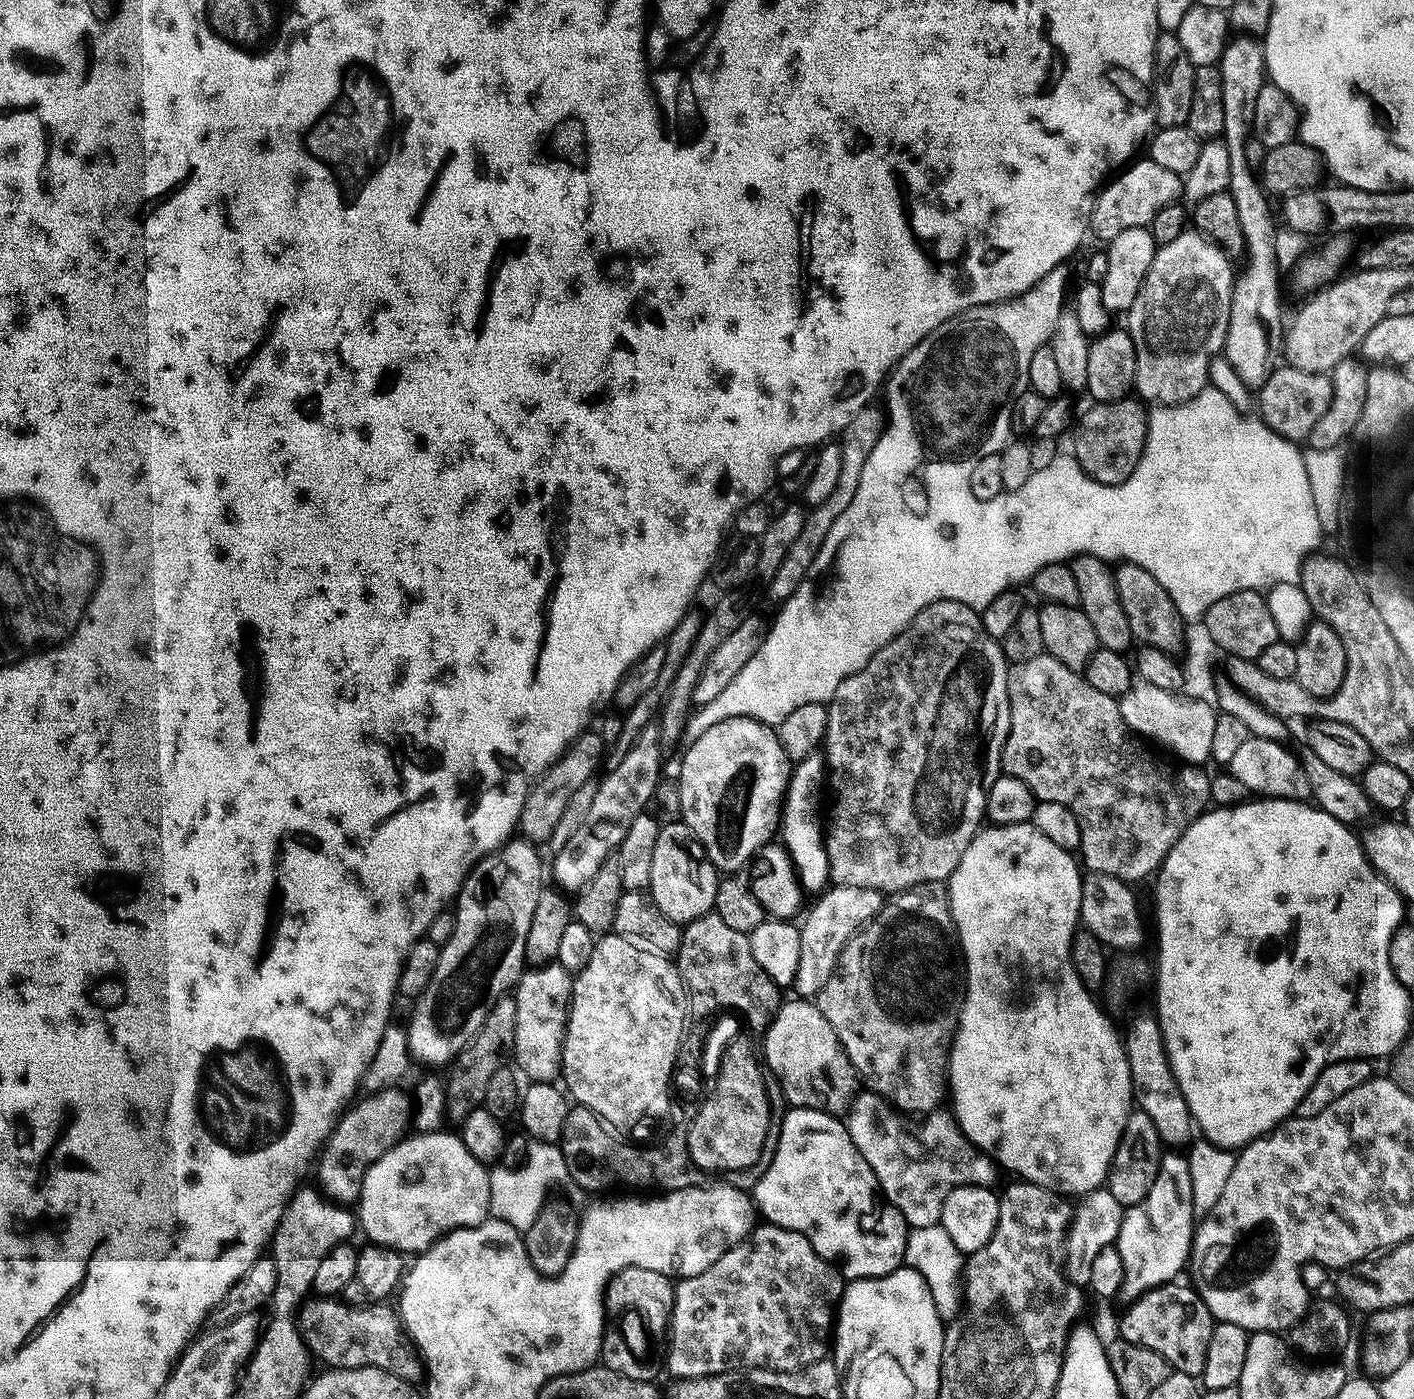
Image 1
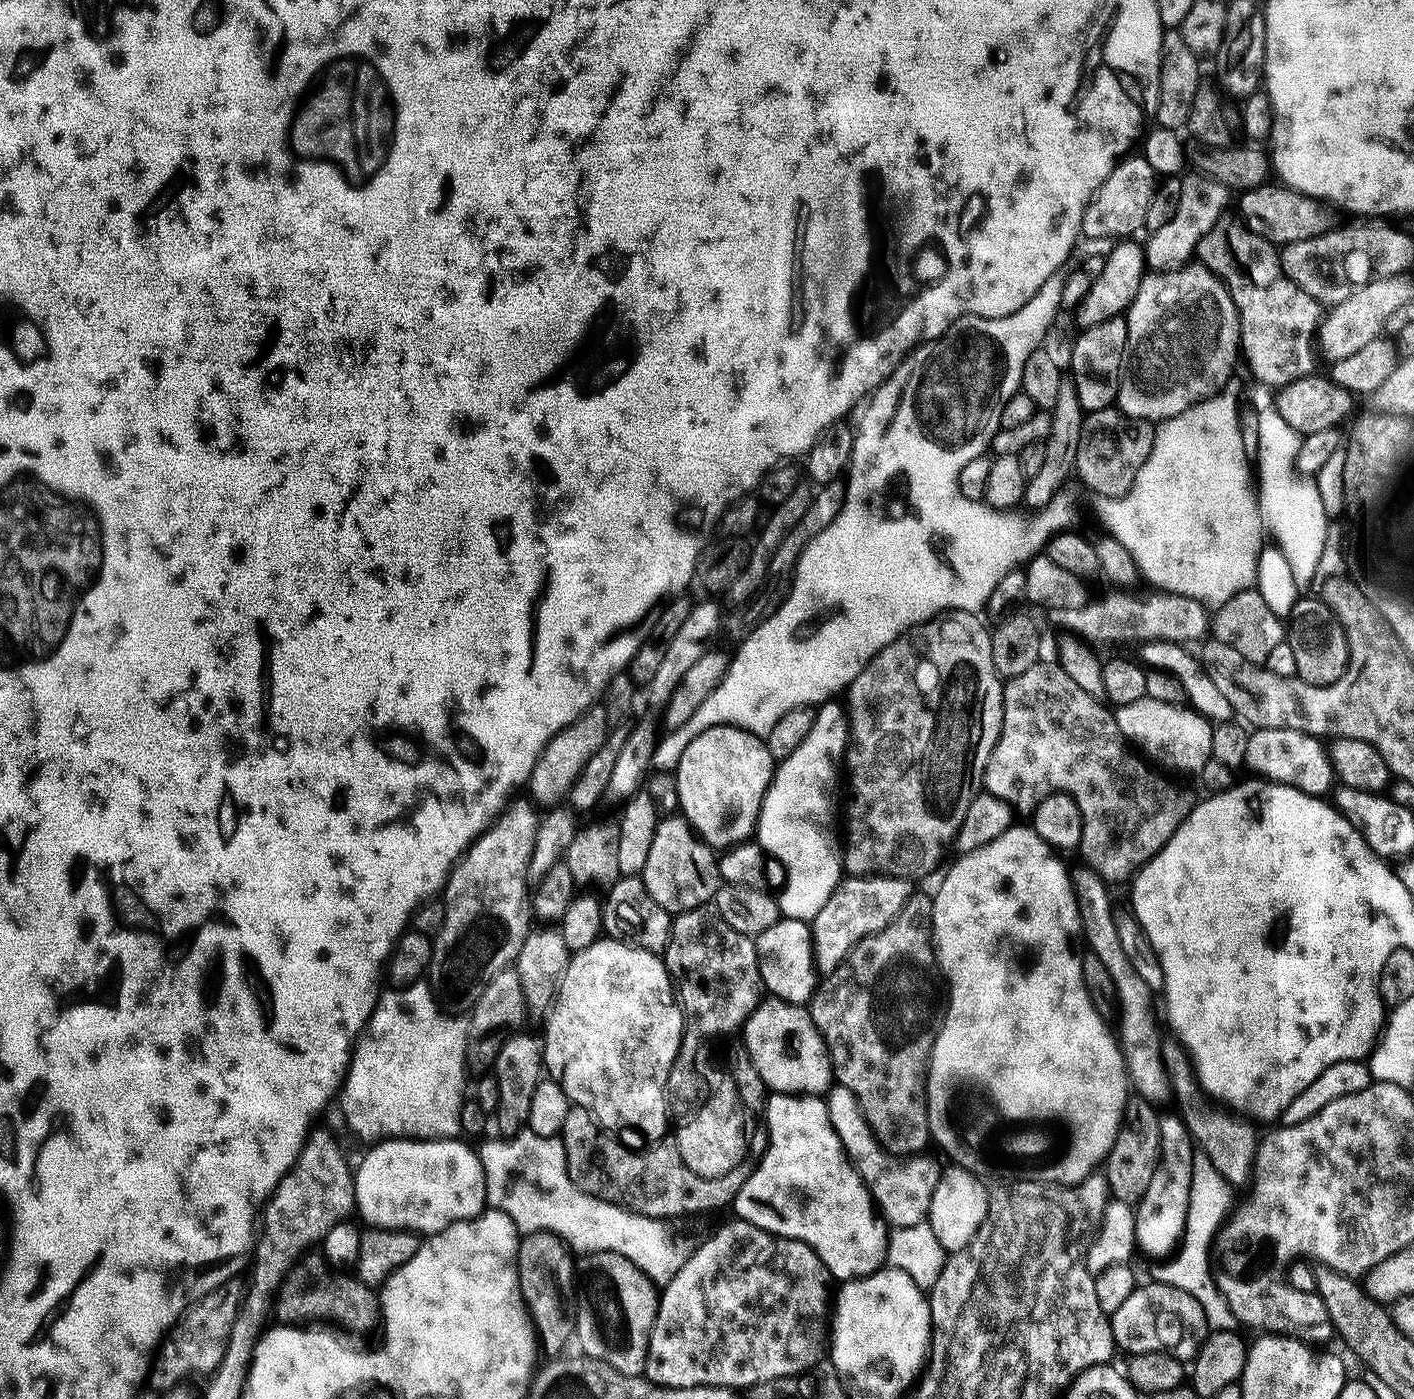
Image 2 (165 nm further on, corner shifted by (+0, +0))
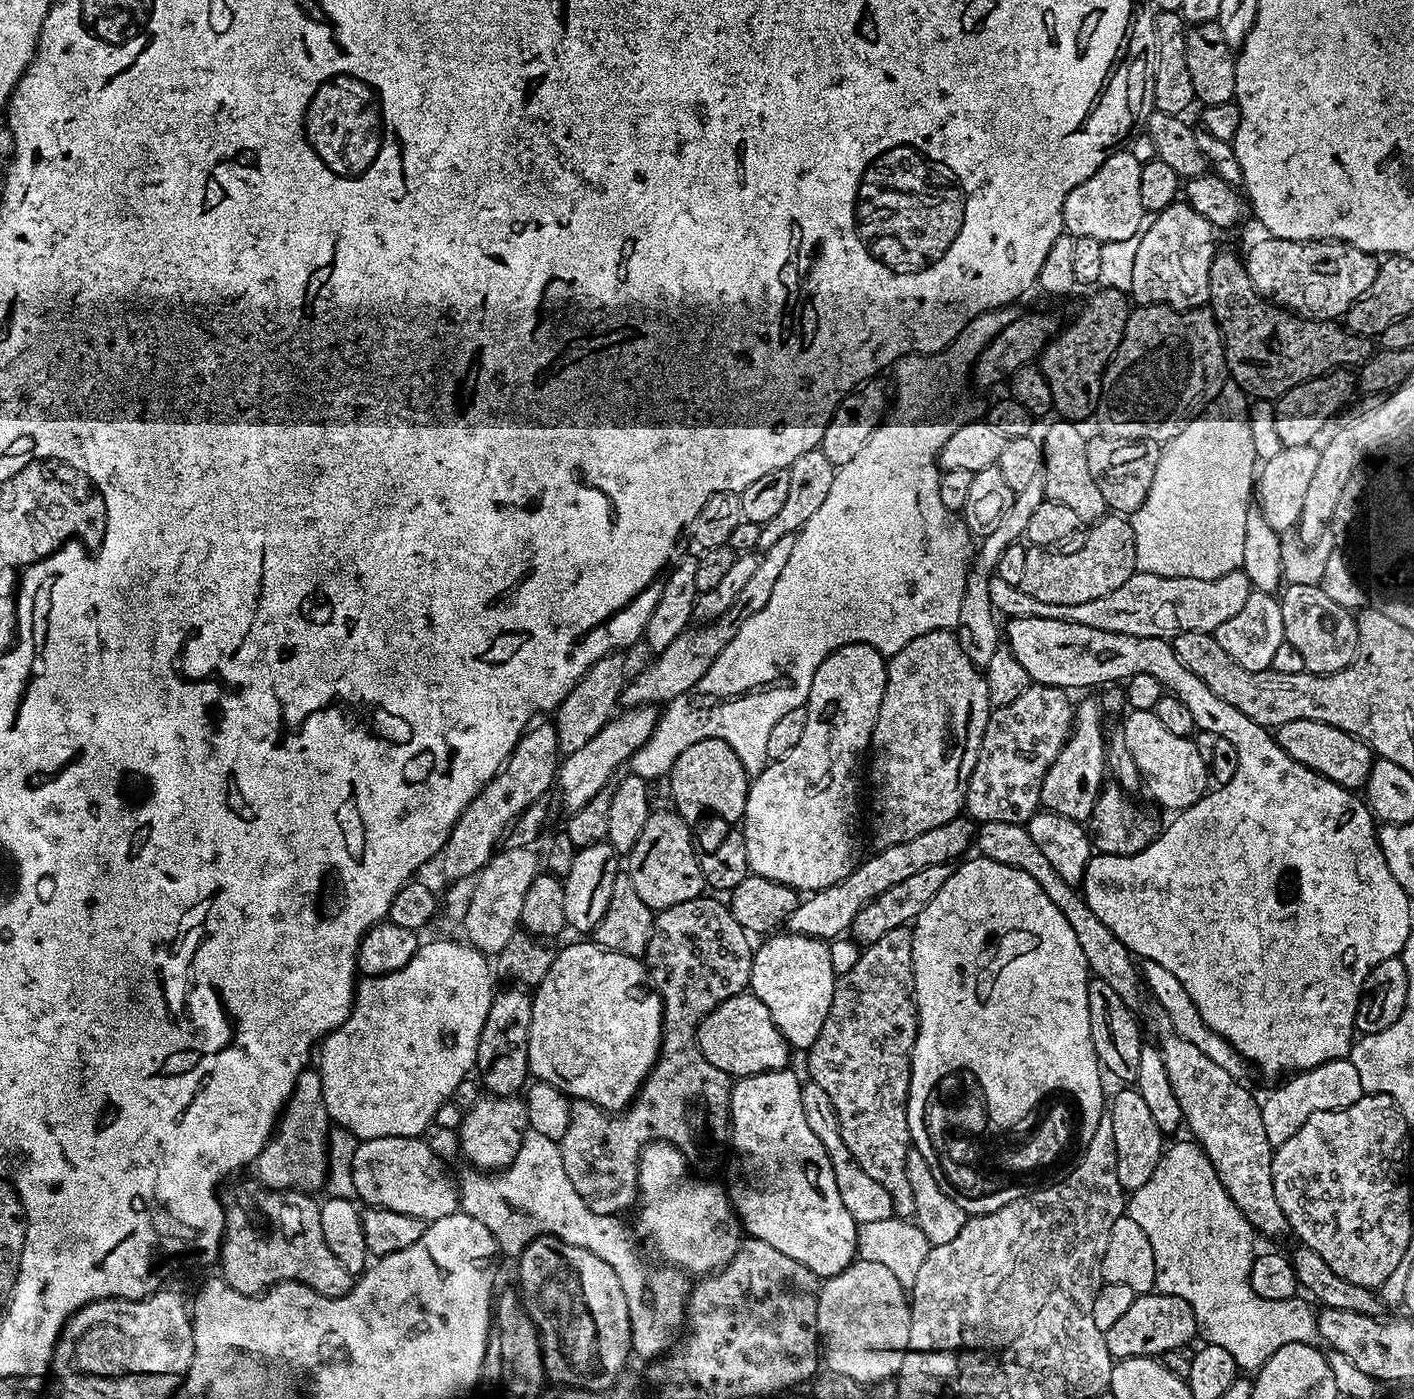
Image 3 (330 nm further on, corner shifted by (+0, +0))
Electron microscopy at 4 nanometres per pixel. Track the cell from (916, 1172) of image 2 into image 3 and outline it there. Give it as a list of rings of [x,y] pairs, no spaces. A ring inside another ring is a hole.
[[[811,1082],[805,1083],[802,1087],[802,1106],[806,1110],[806,1122],[810,1122],[810,1130],[818,1134],[818,1142],[822,1142],[822,1146],[826,1146],[826,1154],[830,1154],[830,1162],[834,1166],[834,1178],[838,1182],[838,1194],[842,1194],[842,1202],[845,1203],[846,1210],[850,1210],[850,1214],[856,1219],[857,1225],[890,1218],[894,1214],[890,1194],[880,1183],[874,1182],[874,1178],[870,1178],[870,1174],[866,1174],[862,1166],[858,1166],[854,1154],[846,1150],[846,1142],[842,1142],[842,1134],[836,1111],[830,1102],[830,1094],[826,1094],[822,1086]]]

